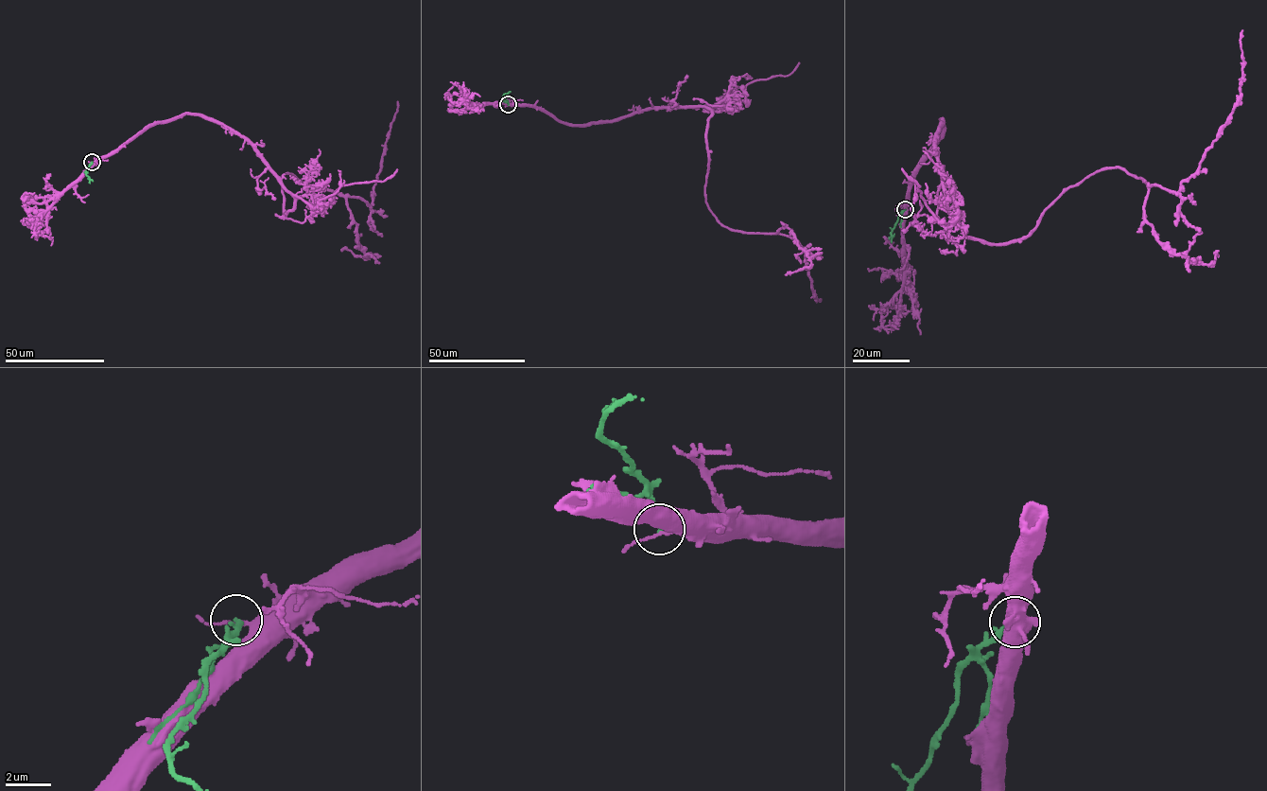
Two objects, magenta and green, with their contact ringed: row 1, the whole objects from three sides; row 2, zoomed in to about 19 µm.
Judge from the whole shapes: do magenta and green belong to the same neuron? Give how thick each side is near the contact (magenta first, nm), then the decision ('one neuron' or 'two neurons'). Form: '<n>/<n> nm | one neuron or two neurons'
190/240 nm | two neurons

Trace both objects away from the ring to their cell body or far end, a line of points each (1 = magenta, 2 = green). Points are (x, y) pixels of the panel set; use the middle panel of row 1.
1: (508, 105), (586, 125), (703, 106), (712, 114), (711, 212), (729, 228), (792, 237), (819, 301)
2: (508, 105), (503, 96), (510, 91)

